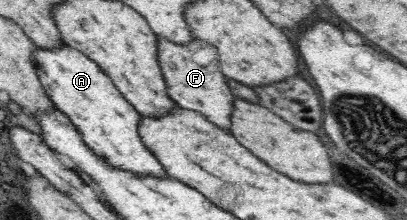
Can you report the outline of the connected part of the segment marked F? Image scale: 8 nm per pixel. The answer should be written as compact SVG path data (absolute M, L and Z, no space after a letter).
M158 36L157 52L158 63L164 82L166 82L168 96L170 96L178 106L190 111L198 111L198 113L207 117L210 123L226 129L226 131L231 131L232 113L234 113L233 103L236 97L230 92L230 87L228 86L229 79L219 69L218 50L213 45L210 45L210 43L196 38L185 44L176 44L162 36Z

